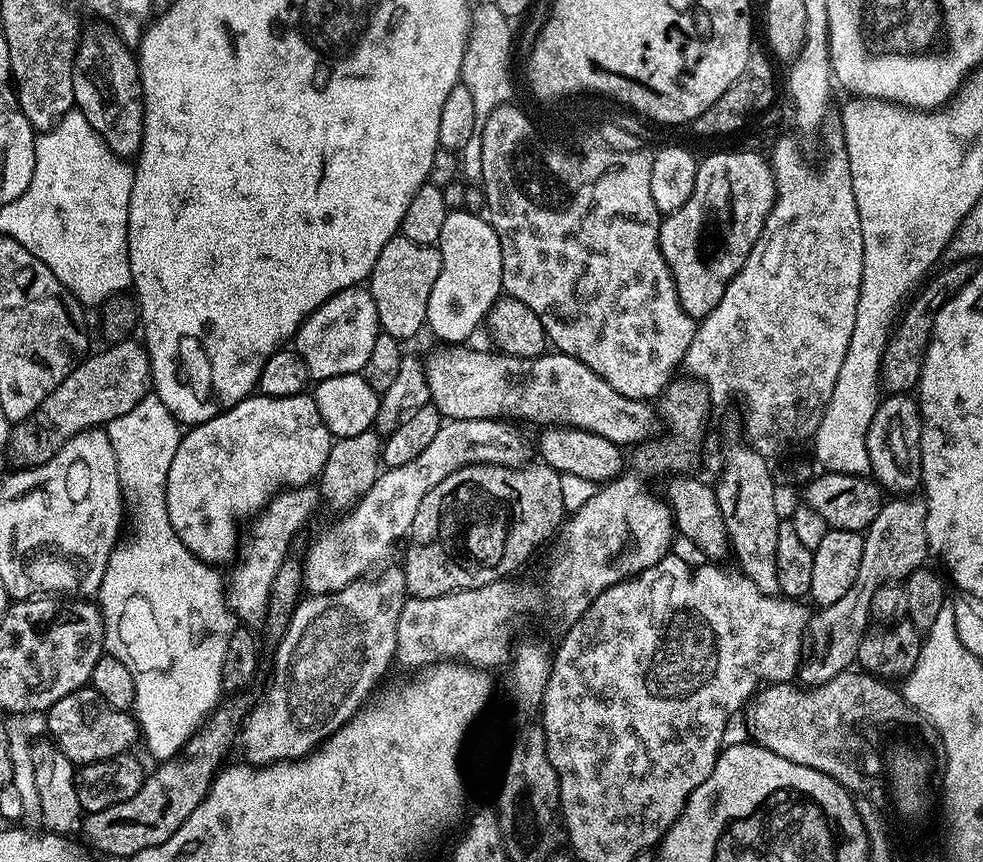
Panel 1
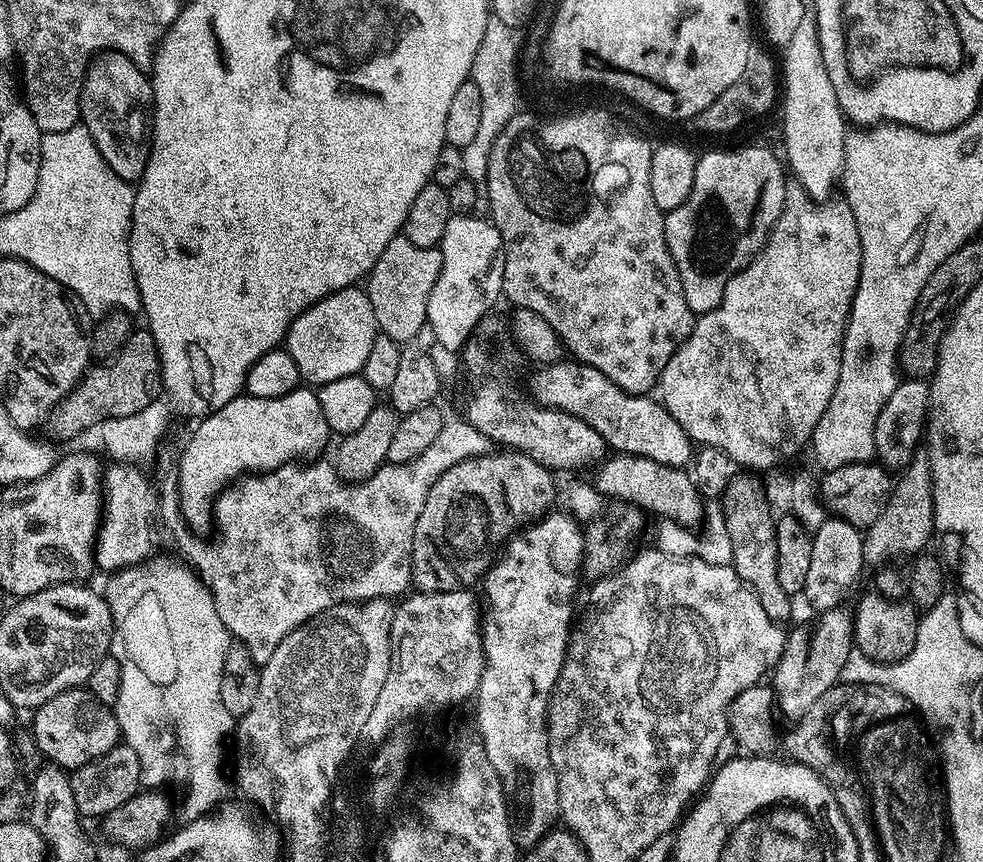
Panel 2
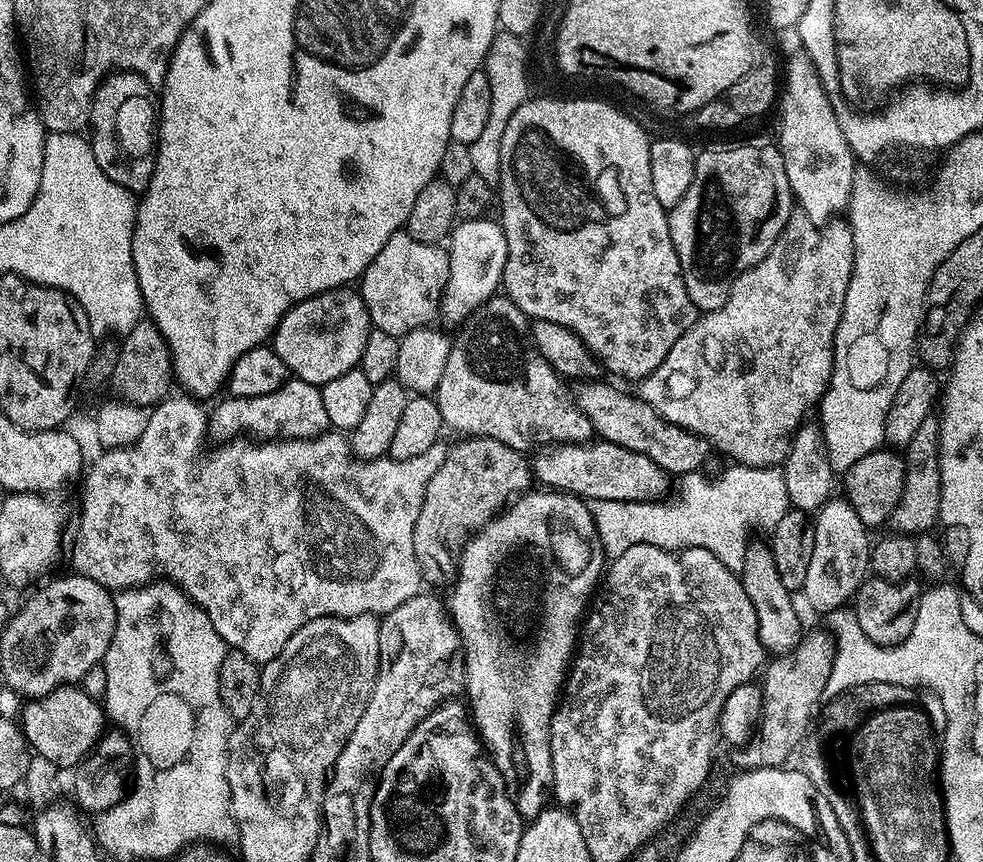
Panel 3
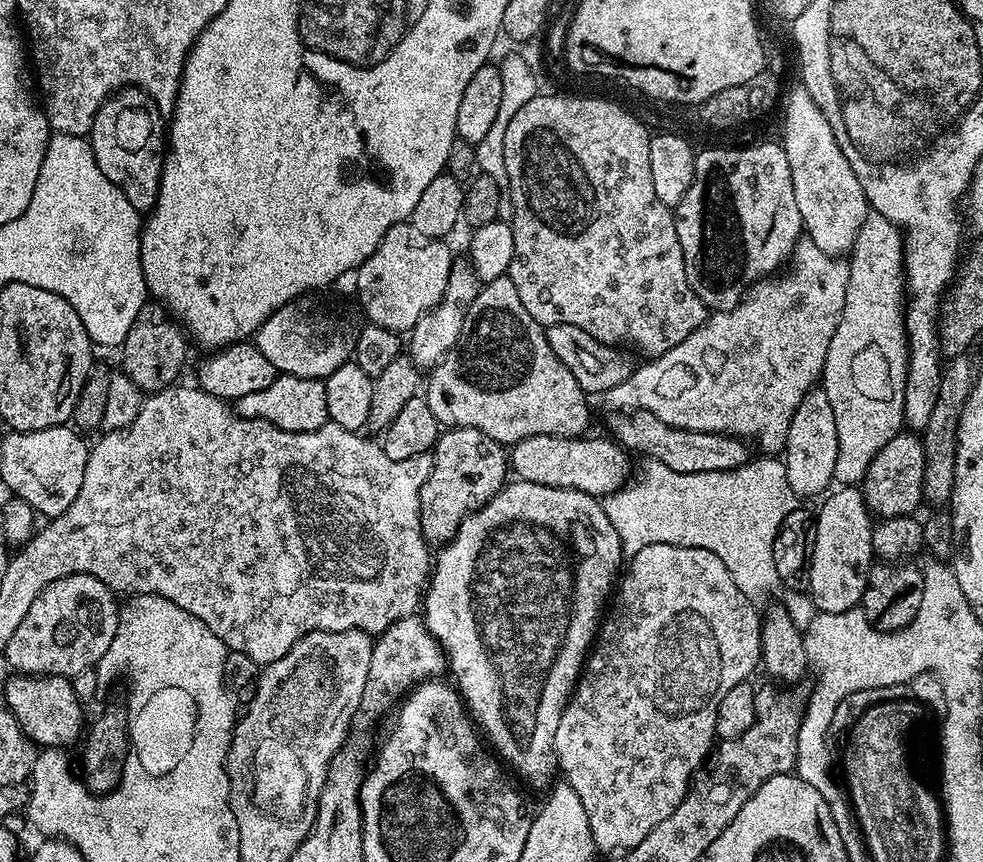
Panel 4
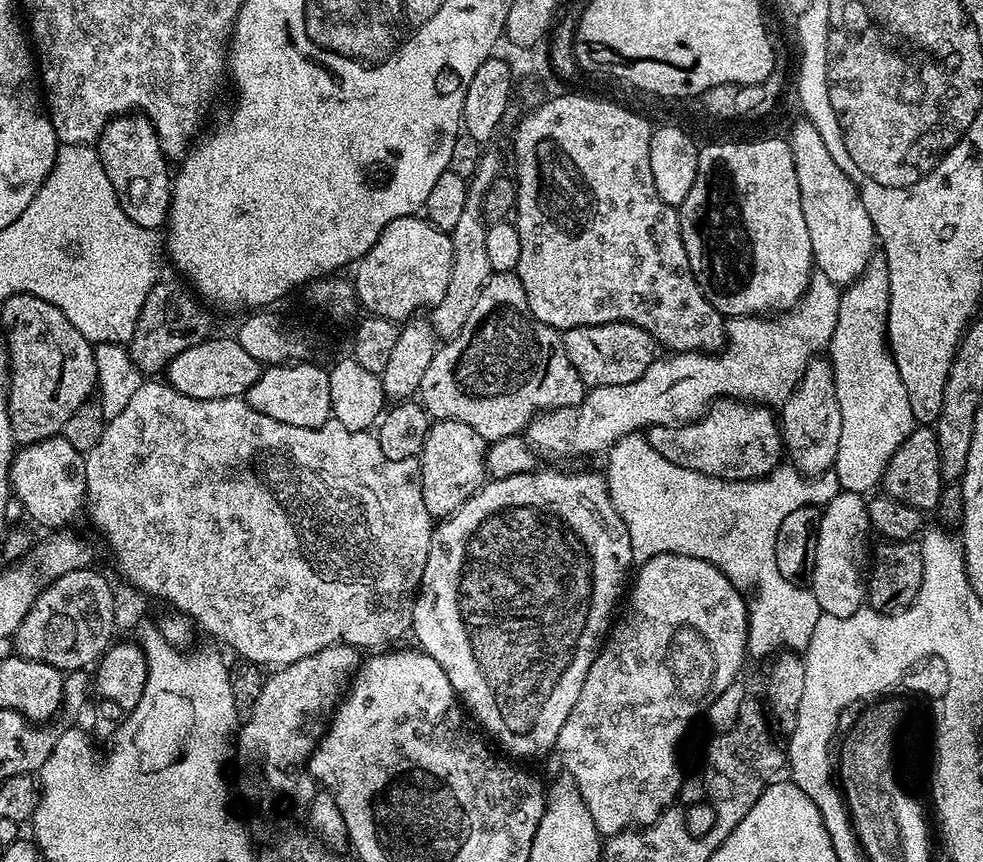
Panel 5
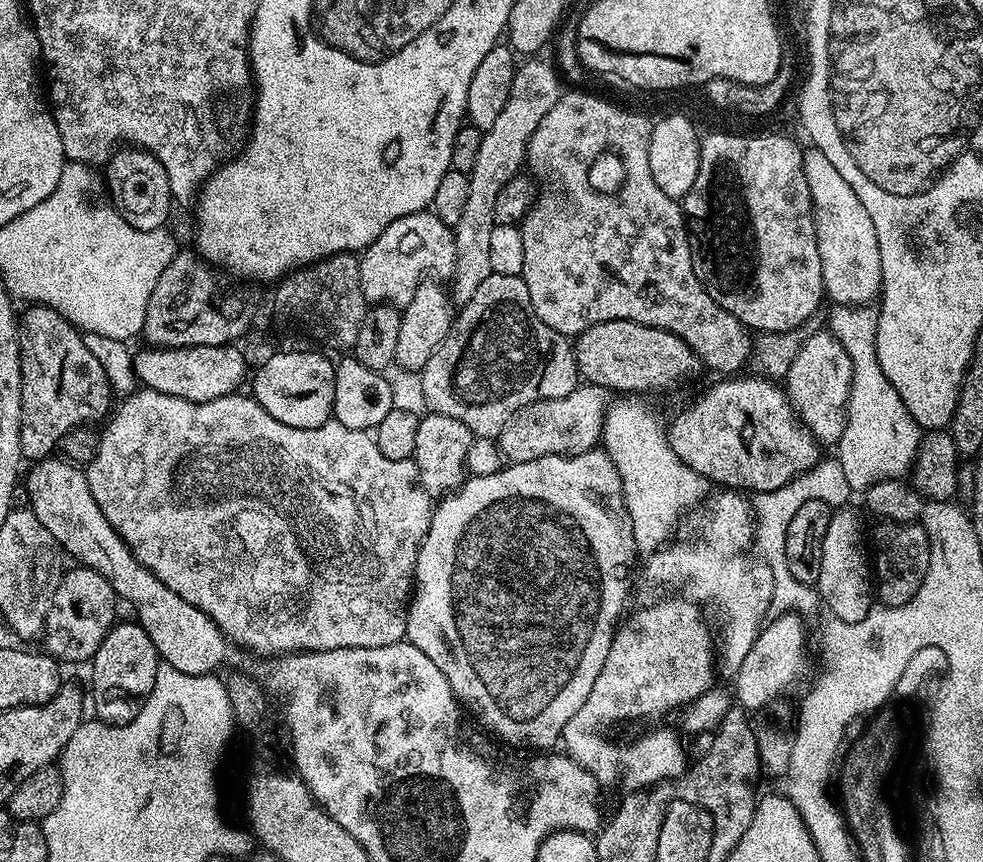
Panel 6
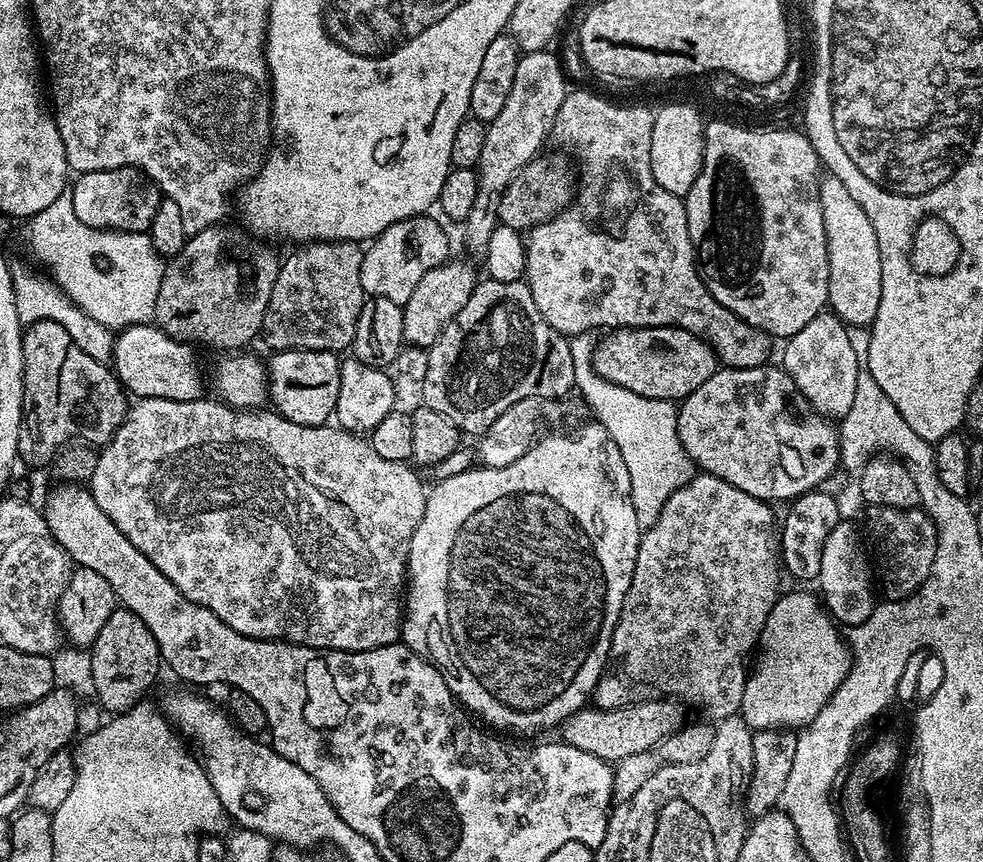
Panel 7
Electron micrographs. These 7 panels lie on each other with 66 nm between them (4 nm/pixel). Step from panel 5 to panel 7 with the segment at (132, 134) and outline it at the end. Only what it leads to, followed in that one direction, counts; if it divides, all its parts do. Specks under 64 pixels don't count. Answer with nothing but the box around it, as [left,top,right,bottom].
[71,168,162,232]

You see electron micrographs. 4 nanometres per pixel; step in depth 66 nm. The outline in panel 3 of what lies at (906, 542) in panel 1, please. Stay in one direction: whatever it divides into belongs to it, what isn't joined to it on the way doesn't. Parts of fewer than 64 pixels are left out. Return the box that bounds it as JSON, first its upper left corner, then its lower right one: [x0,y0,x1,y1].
[732,414,942,770]

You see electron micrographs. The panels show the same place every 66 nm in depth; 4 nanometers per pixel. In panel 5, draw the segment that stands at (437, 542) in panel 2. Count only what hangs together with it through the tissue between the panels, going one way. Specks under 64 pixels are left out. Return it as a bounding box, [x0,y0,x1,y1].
[418,420,486,518]

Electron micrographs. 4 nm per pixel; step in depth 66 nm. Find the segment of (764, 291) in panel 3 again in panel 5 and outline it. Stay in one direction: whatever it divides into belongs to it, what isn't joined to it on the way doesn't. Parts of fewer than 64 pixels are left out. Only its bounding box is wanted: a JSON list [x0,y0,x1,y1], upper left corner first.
[526,270,841,457]

